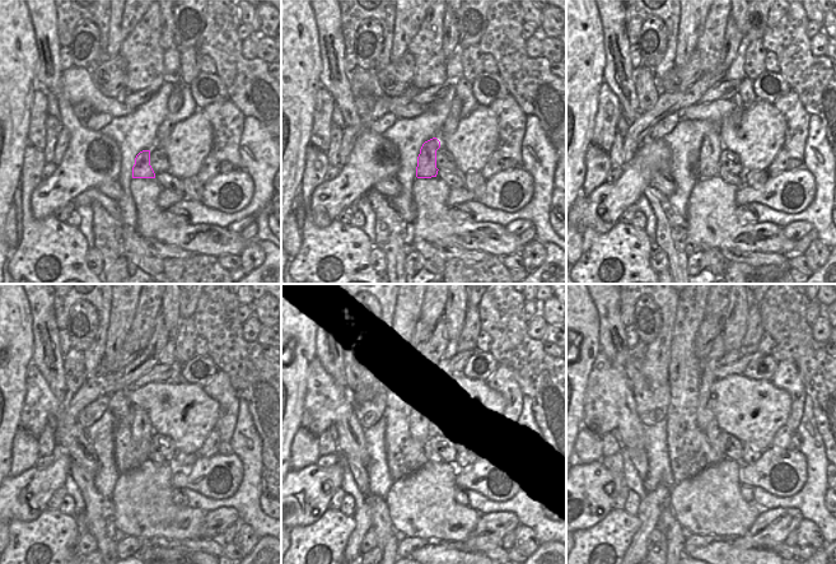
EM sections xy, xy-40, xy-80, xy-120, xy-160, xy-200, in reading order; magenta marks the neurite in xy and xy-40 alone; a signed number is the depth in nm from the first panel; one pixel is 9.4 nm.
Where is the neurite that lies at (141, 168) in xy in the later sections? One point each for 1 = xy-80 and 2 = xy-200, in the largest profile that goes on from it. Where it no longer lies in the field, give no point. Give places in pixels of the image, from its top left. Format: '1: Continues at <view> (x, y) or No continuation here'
1: Continues at xy-80 (709, 164)
2: Continues at xy-200 (705, 415)

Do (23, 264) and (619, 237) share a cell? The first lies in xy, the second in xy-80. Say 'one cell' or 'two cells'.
one cell

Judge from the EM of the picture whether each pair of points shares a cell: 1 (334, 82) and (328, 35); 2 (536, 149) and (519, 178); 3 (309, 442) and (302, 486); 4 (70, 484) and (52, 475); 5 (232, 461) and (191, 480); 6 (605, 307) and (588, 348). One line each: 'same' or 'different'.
1: same
2: different
3: different
4: different
5: same
6: different

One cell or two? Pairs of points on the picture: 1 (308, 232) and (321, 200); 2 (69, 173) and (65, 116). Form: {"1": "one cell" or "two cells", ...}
{"1": "two cells", "2": "one cell"}

